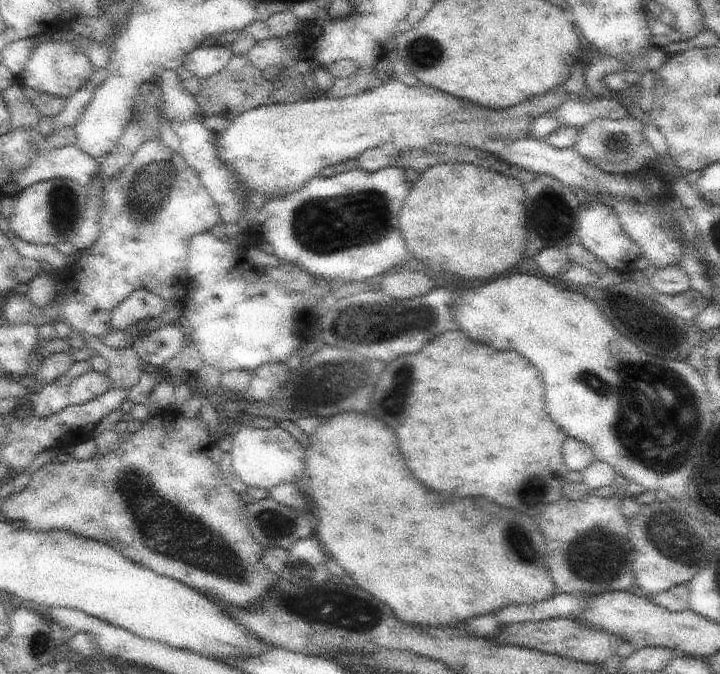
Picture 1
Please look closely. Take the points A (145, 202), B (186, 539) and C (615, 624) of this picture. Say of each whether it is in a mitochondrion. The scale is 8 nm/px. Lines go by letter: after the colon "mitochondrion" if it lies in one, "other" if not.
A: mitochondrion
B: mitochondrion
C: other

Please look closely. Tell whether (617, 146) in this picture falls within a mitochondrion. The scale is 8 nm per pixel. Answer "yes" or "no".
yes

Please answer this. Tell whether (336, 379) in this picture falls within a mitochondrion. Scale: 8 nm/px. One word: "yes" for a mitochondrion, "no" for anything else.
yes

